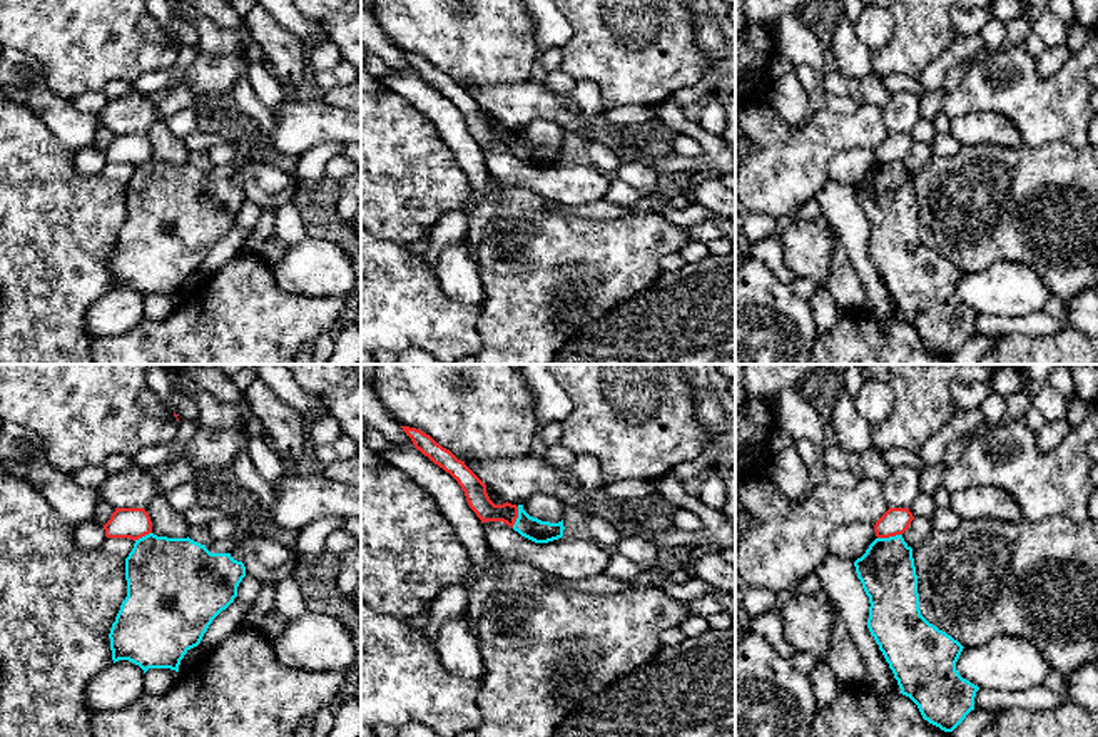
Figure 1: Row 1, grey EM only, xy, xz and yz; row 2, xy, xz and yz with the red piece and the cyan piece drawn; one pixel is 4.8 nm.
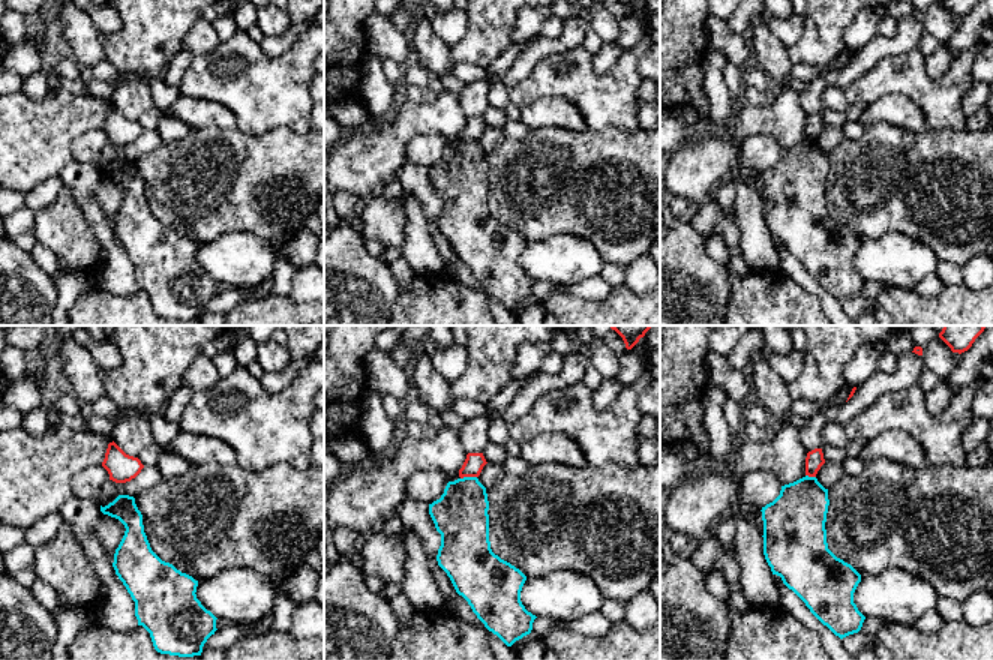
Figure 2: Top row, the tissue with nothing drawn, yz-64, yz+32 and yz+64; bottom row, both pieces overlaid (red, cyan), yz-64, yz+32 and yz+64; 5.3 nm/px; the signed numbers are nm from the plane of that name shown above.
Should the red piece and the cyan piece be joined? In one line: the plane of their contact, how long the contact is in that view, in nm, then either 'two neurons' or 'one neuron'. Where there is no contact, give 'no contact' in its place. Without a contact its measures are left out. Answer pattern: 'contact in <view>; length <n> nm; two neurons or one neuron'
contact in yz; length 120 nm; two neurons

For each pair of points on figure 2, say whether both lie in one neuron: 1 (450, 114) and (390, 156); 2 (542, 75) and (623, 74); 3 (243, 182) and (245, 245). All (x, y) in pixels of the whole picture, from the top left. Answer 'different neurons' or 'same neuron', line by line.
1: same neuron
2: same neuron
3: different neurons

